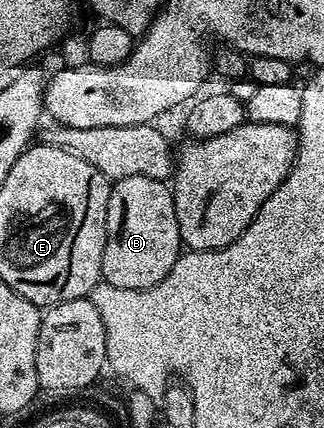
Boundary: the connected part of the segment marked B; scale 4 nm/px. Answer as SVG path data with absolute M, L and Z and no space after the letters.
M121 178L111 186L102 279L125 290L152 288L179 263L181 241L171 188L153 178Z

